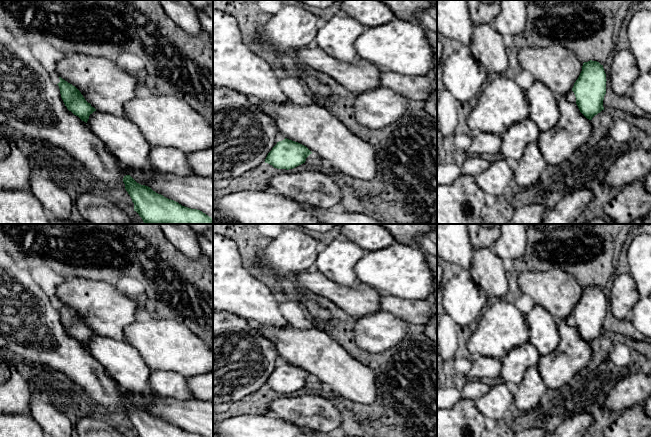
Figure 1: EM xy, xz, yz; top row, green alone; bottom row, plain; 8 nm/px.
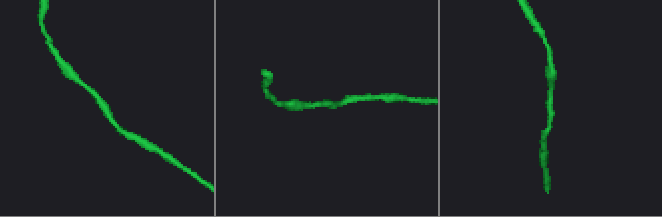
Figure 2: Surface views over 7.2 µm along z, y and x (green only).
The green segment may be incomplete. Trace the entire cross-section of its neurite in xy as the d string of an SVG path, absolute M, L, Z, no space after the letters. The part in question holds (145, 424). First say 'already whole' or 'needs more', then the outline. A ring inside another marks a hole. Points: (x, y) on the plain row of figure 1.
already whole; M130 399L124 400L123 406L137 437L203 437L156 417L150 411L137 407Z

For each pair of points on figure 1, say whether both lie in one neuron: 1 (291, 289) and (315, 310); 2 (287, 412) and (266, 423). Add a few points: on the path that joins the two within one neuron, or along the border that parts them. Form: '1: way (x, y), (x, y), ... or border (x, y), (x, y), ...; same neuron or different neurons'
1: way (297, 295), (309, 304); same neuron
2: border (266, 414), (290, 421), (299, 426); different neurons

